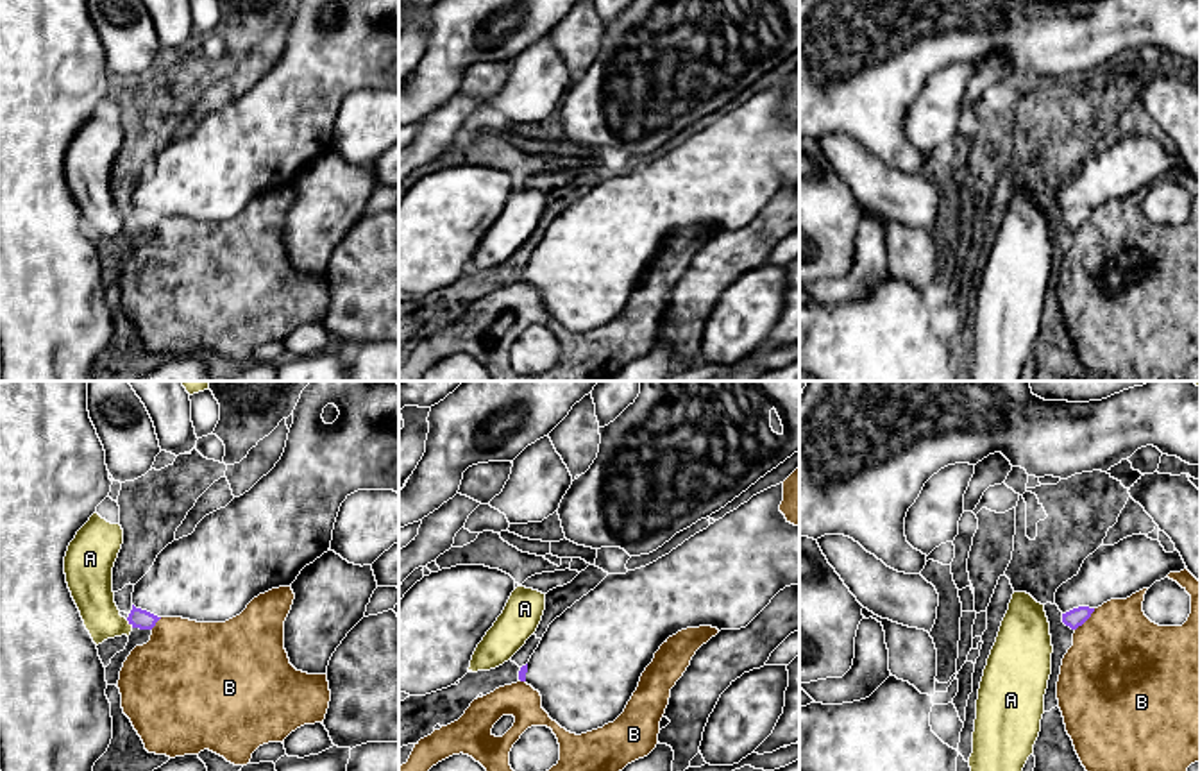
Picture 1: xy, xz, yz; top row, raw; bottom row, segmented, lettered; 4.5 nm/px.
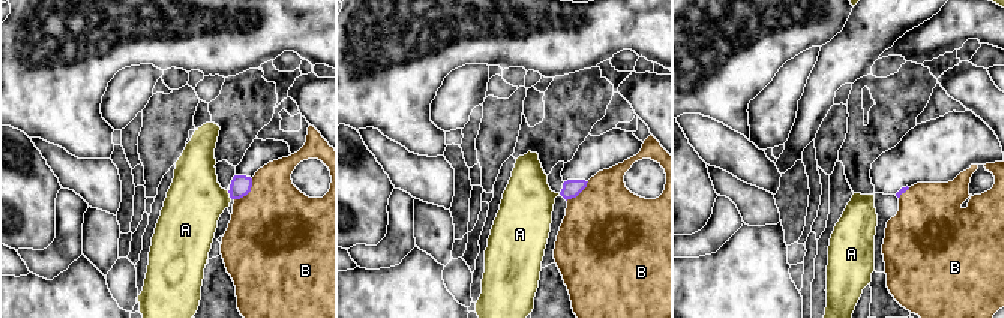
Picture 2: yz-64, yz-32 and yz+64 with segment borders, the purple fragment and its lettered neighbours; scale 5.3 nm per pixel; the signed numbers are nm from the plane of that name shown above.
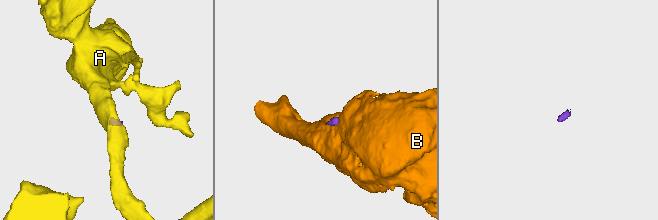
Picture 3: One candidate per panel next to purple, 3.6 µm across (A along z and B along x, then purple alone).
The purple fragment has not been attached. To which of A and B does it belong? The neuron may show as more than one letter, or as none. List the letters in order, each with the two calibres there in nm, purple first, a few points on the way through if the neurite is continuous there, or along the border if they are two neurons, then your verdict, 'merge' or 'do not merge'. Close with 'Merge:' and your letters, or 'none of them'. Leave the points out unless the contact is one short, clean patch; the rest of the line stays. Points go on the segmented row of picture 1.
A: 90 nm thick on the purple side, 190 nm on the other; border along xy (126, 619), (133, 626); do not merge
B: 90 nm thick on the purple side, 460 nm on the other; border along yz (1095, 609), (1075, 630); do not merge
Merge: none of them

